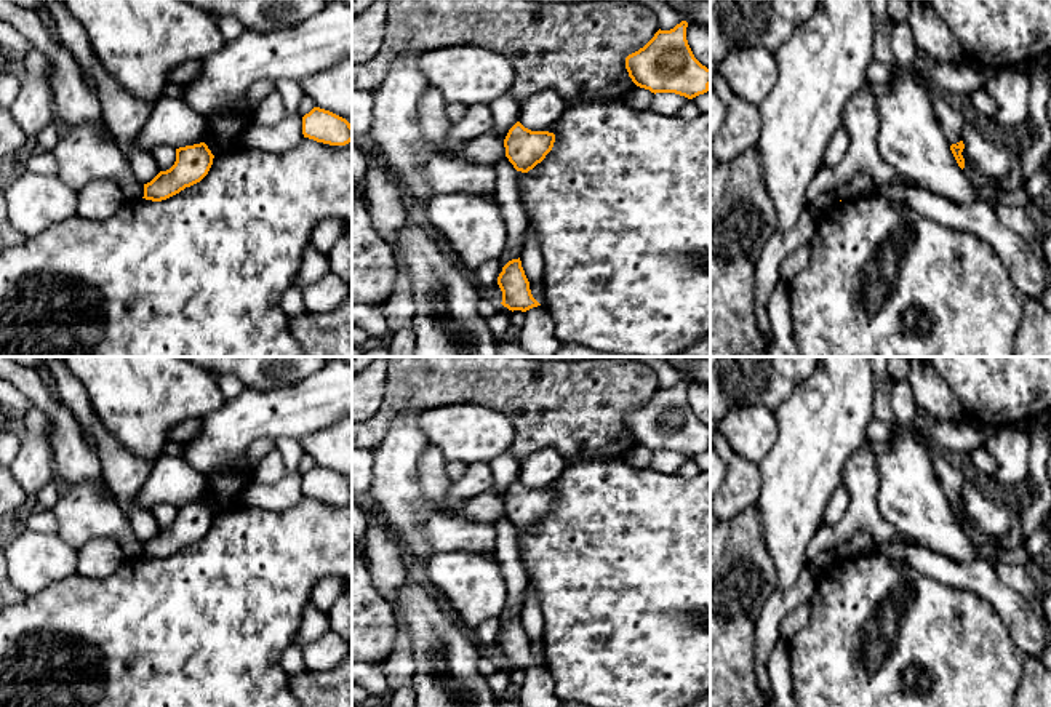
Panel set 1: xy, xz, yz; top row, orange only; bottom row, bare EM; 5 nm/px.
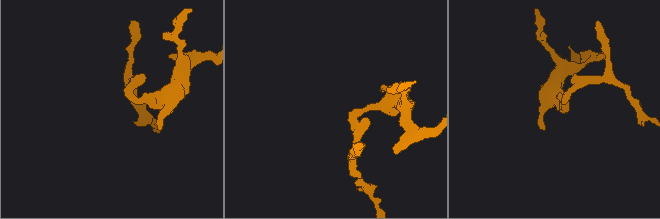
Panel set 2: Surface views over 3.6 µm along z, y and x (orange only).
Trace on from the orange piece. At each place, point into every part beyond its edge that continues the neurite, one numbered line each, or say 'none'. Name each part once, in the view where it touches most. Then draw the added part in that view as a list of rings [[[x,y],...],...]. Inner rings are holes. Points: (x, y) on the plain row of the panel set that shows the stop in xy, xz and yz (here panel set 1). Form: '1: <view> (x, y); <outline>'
none

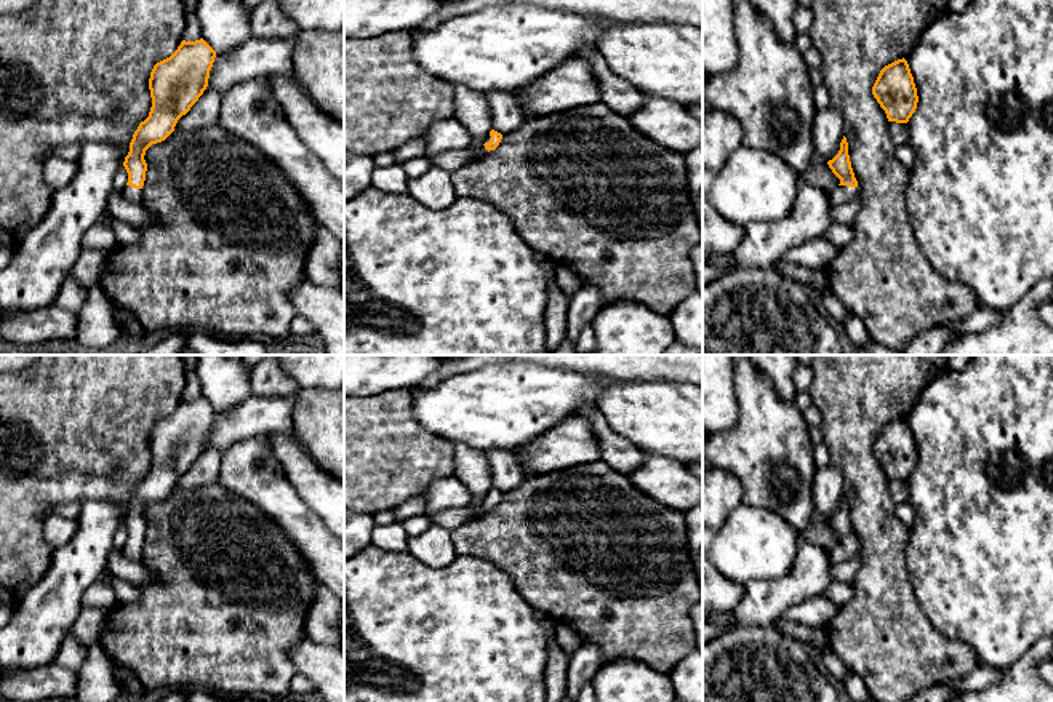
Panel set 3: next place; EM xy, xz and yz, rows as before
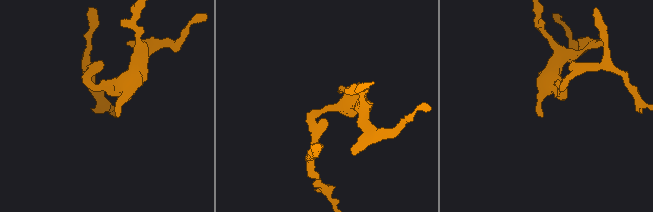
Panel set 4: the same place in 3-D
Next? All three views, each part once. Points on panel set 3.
1: yz (842, 550); [[[839,544],[834,550],[831,550],[832,564],[851,558],[856,550],[858,545]]]

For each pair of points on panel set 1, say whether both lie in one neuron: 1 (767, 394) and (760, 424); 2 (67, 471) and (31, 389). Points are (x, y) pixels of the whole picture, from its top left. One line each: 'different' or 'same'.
1: different
2: same

